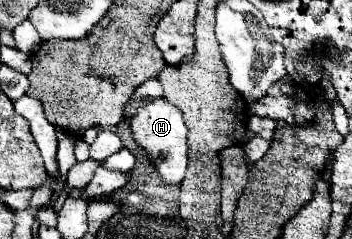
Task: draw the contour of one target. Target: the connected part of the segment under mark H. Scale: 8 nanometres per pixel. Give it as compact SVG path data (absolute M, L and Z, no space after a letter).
M154 99L150 105L138 109L136 117L130 119L130 129L134 135L134 143L150 153L152 165L164 179L164 185L180 185L186 175L186 161L188 161L186 155L188 129L182 121L182 113L166 99Z

